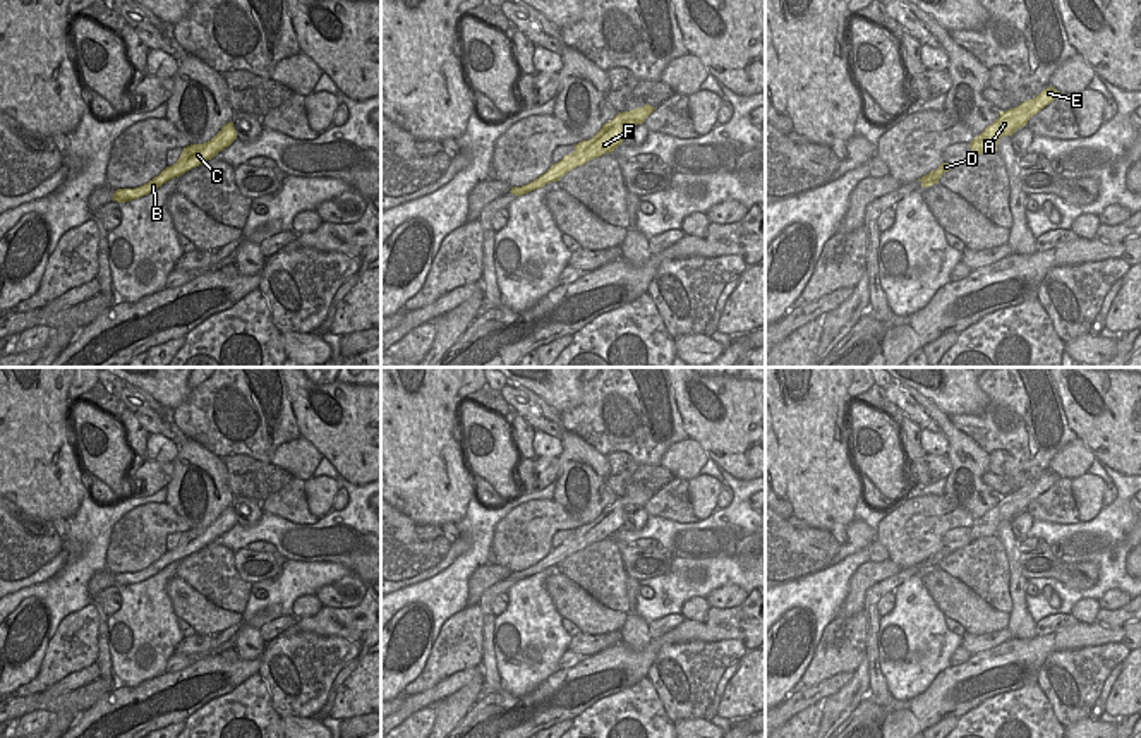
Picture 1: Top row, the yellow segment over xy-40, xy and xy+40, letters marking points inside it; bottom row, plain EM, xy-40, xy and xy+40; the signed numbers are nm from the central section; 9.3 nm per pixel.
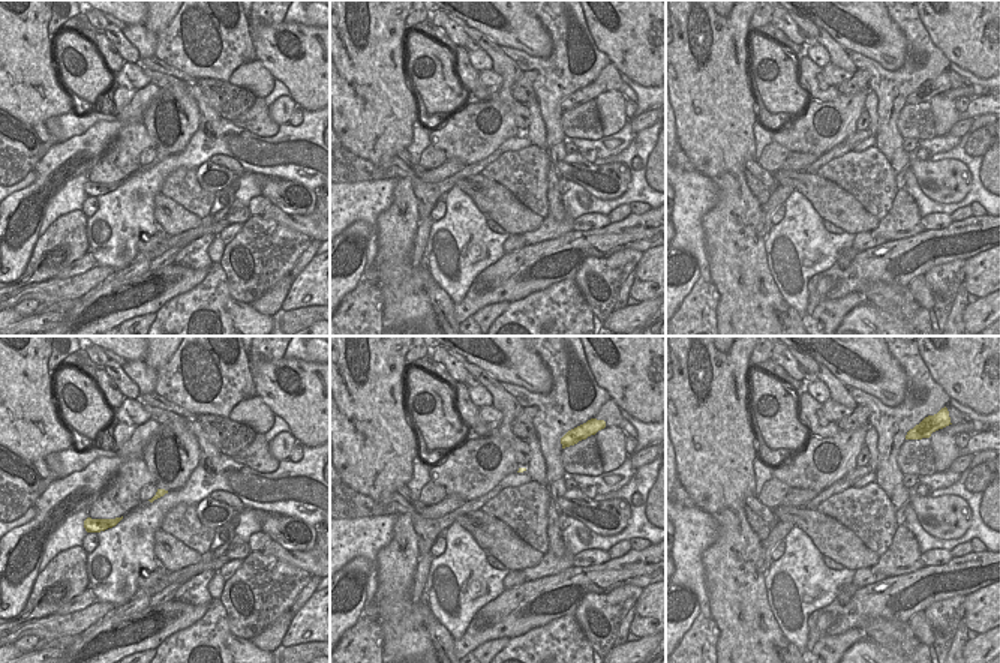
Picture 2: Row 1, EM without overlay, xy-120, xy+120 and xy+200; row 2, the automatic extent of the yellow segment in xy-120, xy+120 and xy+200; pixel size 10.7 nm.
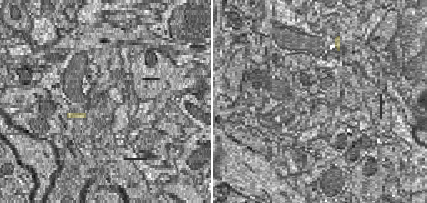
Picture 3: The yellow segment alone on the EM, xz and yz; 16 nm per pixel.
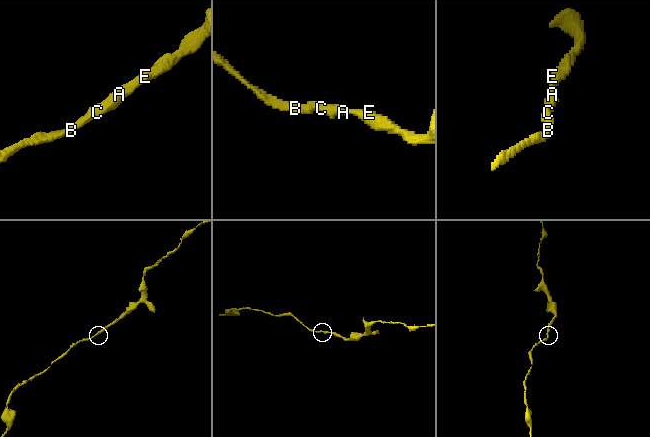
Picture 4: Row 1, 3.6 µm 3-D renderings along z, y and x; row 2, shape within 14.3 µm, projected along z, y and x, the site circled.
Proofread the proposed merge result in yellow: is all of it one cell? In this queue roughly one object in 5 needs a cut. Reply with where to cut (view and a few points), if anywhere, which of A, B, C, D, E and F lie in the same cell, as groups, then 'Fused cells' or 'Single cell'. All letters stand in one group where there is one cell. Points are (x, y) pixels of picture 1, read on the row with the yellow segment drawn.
No split. Groups: A B C D E F. Single cell

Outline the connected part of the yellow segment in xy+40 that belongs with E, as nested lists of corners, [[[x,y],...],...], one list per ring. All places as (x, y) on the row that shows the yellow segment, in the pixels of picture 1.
[[[1050,86],[1036,98],[1000,112],[1000,117],[969,142],[971,156],[997,151],[997,144],[1004,136],[1012,136],[1017,129],[1024,127],[1033,115],[1050,105],[1059,94],[1060,91]]]

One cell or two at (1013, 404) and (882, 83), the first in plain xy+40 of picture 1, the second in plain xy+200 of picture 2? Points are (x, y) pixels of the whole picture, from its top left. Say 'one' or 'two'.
one

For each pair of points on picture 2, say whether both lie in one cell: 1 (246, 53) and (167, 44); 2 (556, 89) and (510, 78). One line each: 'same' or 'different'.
1: same
2: different

